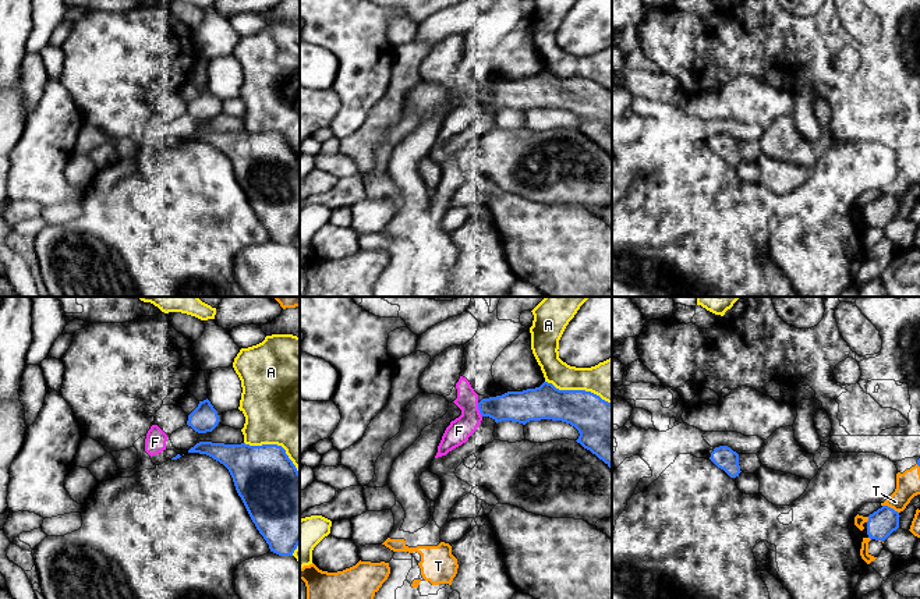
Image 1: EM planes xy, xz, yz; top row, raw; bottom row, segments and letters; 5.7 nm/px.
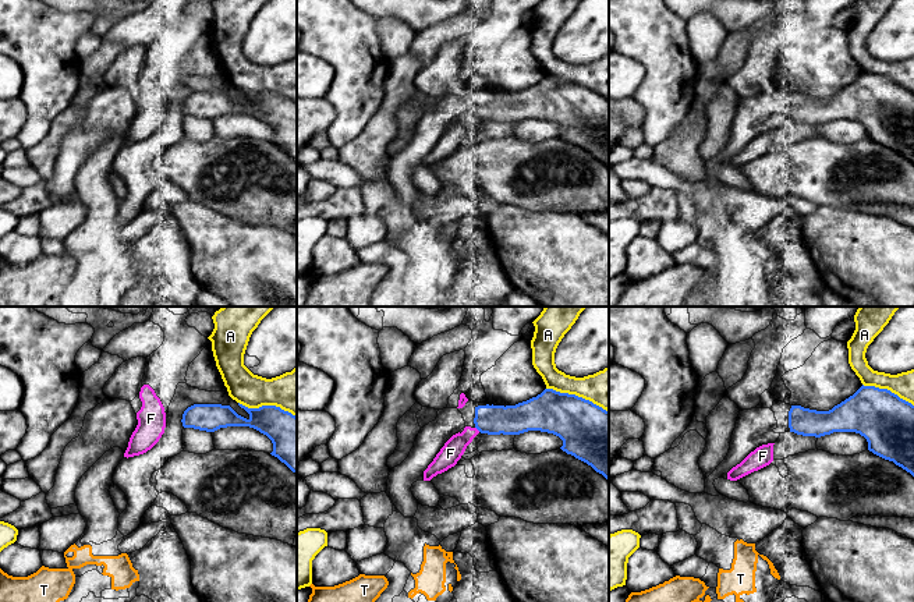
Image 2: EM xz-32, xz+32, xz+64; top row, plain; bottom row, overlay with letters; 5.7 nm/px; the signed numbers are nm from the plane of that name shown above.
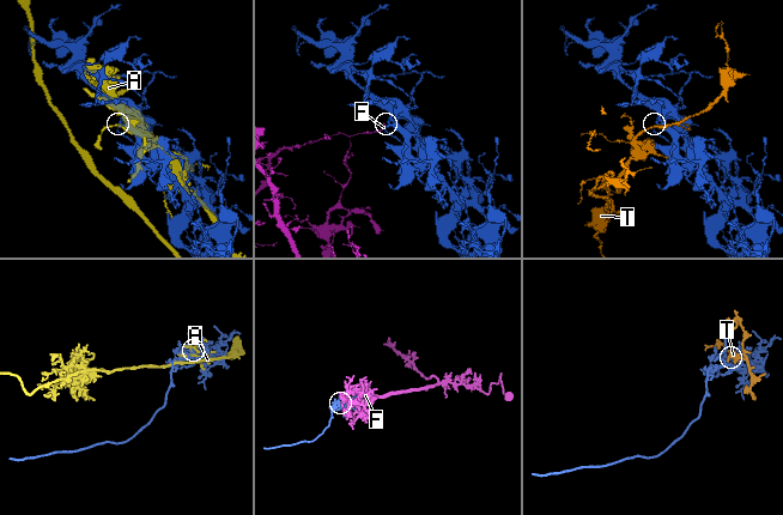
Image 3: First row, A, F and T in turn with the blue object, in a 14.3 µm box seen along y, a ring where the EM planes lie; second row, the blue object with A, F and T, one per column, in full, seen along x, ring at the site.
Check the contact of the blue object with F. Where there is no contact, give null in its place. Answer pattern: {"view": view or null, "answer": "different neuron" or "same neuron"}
{"view": "xz", "answer": "different neuron"}

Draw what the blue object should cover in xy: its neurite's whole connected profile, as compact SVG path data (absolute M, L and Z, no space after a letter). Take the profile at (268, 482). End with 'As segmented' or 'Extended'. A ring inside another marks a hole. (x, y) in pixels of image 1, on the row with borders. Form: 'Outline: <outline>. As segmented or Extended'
Outline: M199 442L188 450L212 457L223 464L234 482L252 522L279 556L293 556L300 545L300 472L277 444L250 446Z. As segmented

